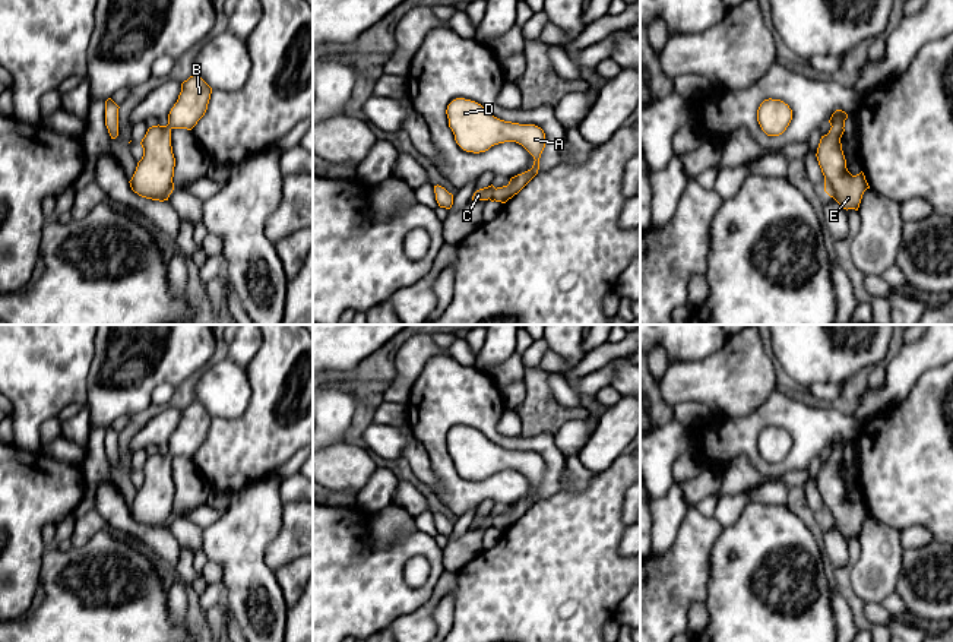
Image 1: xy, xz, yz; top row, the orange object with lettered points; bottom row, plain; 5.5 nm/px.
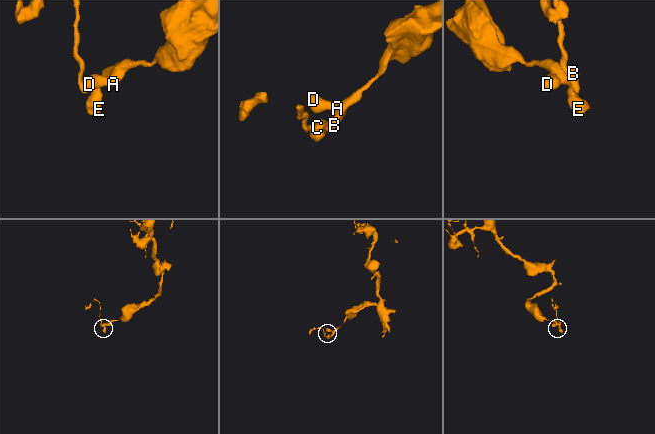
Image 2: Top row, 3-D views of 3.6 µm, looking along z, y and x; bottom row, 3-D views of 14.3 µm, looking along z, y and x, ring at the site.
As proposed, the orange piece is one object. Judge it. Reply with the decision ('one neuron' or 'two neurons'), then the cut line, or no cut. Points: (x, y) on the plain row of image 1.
one neuron | no cut

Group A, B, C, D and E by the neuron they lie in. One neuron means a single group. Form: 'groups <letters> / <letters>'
groups A B C D E

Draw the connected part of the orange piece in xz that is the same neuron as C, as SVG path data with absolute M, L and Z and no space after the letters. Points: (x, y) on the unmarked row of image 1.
M465 426L453 427L447 433L446 442L455 468L463 478L479 481L498 471L516 469L535 487L531 497L512 505L507 513L496 516L491 512L476 518L472 529L490 526L491 529L506 531L538 502L539 486L547 469L541 455L500 447L481 431Z

